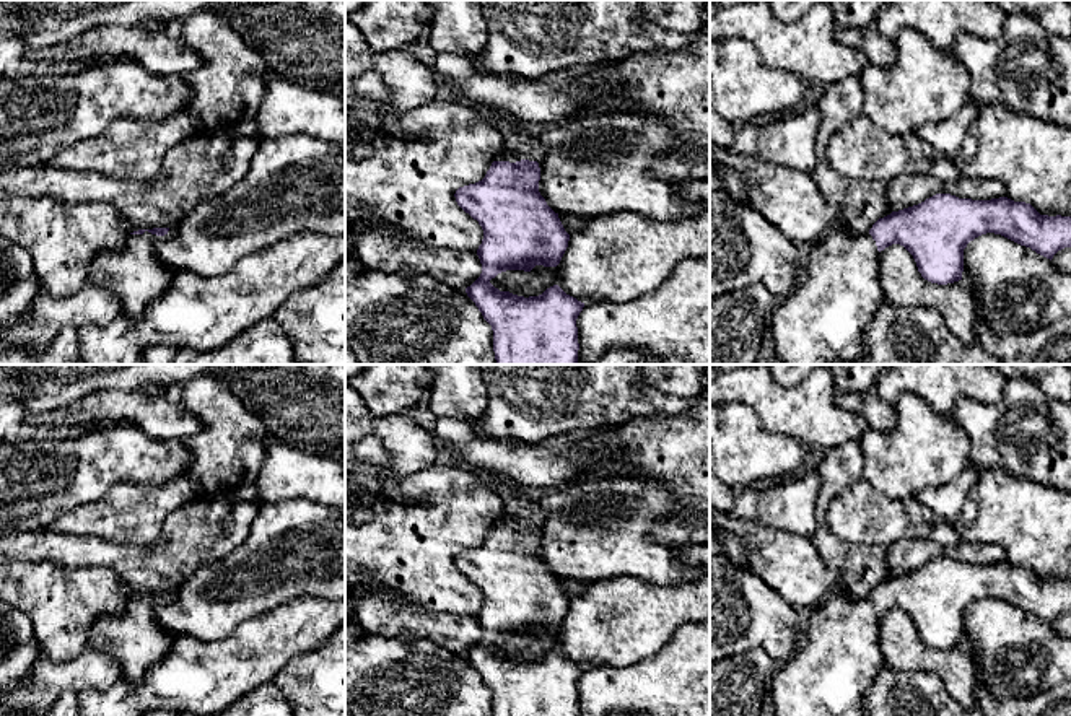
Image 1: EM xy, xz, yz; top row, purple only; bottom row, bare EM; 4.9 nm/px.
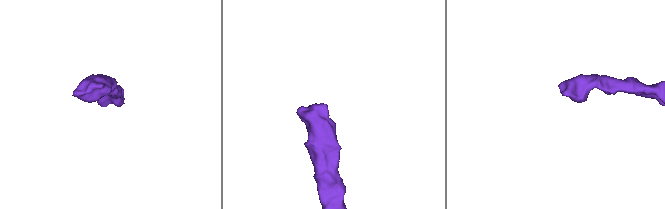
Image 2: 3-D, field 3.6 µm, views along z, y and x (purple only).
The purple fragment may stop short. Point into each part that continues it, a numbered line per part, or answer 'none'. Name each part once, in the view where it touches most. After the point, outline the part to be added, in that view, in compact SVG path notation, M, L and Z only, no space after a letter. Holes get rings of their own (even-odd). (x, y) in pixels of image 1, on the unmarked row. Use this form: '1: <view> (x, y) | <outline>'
1: xz (518, 508) | M485 477L488 487L500 496L503 511L495 526L516 527L521 524L537 526L544 522L545 513L537 500L531 500L509 482Z

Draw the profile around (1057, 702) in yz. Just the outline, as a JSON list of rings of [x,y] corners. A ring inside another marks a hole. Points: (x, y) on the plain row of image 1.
[[[973,657],[977,666],[975,674],[975,701],[985,716],[1071,716],[1071,682],[1060,683],[1050,690],[1045,690],[1038,695],[1027,698],[996,698],[988,693],[985,682],[981,680],[981,669],[978,667],[978,661]]]

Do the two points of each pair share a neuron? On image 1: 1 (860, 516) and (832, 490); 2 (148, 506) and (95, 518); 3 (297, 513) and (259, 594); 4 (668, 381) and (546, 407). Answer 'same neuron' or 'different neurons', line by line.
1: different neurons
2: same neuron
3: same neuron
4: different neurons

